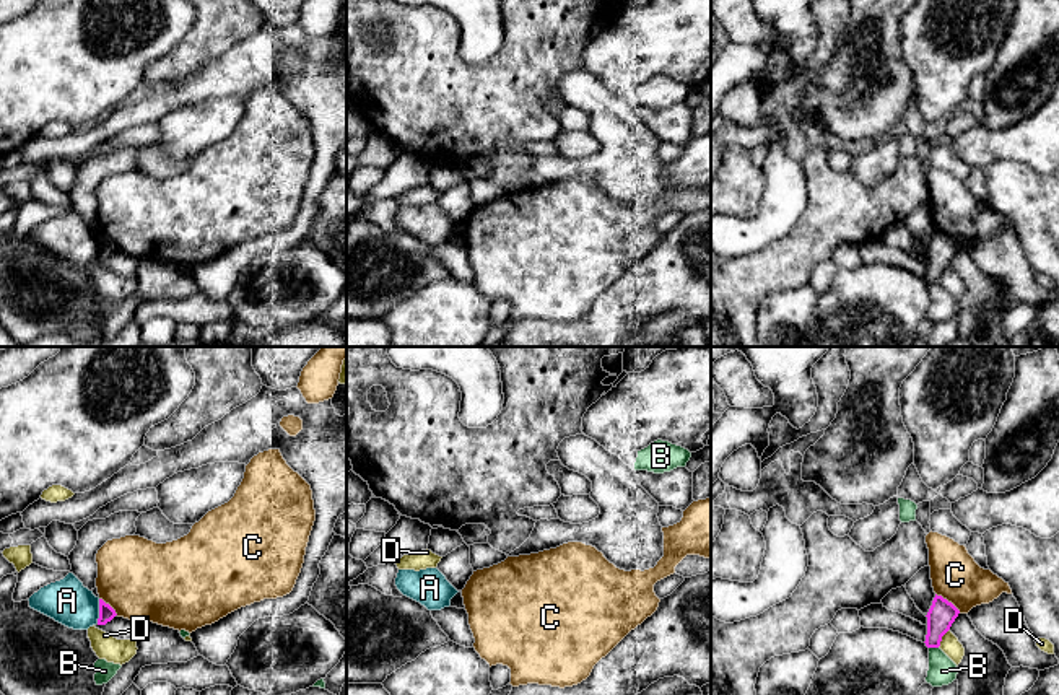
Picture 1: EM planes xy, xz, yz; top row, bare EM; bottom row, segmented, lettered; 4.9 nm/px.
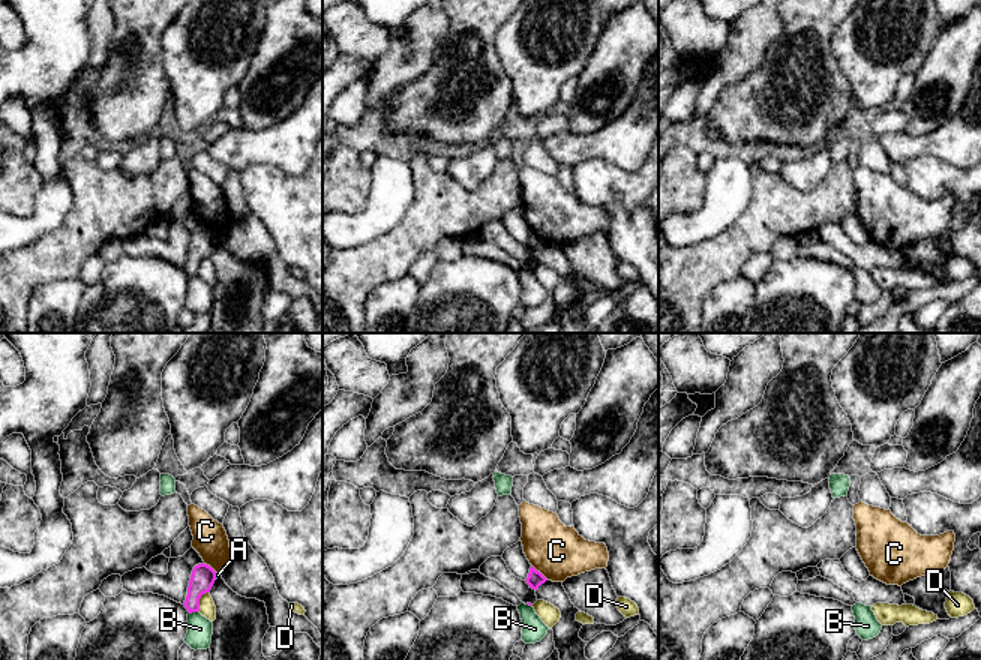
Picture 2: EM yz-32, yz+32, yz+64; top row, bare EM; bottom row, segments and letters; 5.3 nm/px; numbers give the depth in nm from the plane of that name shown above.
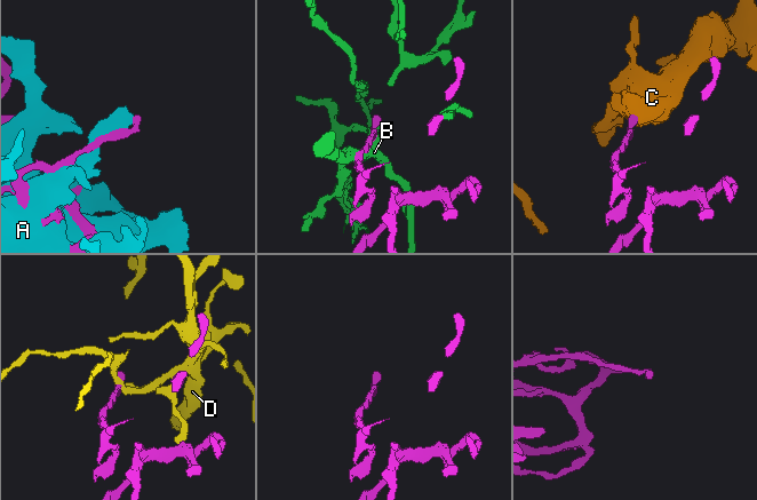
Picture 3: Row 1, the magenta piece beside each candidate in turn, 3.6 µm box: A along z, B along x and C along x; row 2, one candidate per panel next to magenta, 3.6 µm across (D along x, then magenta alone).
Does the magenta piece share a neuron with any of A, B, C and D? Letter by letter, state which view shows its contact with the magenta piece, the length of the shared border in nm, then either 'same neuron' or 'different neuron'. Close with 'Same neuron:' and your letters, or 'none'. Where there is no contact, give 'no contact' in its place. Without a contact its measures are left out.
A: xy | 120 nm | different neuron
B: yz | 50 nm | different neuron
C: yz | 160 nm | different neuron
D: yz | 110 nm | different neuron
Same neuron: none

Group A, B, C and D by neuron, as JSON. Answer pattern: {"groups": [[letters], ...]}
{"groups": [["A"], ["B"], ["C"], ["D"]]}

